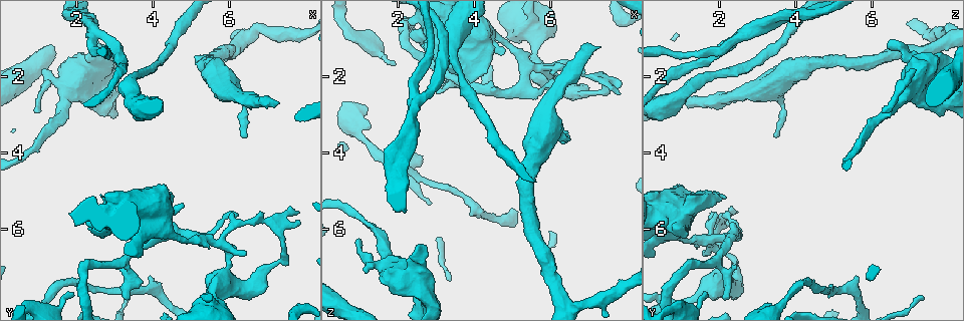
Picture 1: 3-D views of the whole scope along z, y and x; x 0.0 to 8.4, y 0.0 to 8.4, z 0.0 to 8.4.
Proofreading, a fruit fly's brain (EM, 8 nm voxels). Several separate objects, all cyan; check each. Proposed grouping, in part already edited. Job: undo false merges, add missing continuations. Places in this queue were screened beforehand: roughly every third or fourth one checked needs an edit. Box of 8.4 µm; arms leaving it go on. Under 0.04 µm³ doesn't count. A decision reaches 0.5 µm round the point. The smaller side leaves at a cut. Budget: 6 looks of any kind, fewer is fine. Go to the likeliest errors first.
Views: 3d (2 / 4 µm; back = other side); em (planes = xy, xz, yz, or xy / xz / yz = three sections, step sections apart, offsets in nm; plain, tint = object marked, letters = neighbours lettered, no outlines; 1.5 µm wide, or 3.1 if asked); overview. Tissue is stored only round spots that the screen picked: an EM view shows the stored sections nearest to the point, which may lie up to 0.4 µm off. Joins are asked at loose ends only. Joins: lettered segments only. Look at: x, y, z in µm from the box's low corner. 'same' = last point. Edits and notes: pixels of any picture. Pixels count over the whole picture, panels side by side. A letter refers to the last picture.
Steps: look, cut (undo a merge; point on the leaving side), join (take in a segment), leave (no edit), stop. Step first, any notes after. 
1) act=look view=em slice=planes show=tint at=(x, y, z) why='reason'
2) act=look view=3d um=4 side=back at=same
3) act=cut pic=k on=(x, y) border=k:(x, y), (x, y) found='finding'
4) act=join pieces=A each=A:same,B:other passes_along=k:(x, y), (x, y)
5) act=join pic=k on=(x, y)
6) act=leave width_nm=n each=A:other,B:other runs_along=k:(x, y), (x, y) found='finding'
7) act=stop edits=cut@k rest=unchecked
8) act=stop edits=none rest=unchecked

act=look view=em slice=xz step=4 show=tint at=(7.25, 2.65, 1.20) why='an open end'

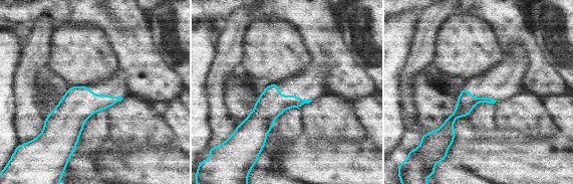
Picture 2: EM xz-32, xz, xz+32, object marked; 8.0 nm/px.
act=look view=em slice=xy step=8 show=letters at=same

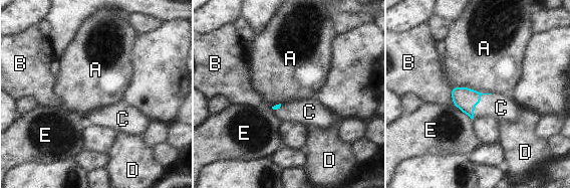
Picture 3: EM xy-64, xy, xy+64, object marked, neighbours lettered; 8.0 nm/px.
act=join pieces=C each=A:other,B:other,C:same,D:other,E:other passes_along=3:(465, 99), (480, 102), (501, 108) found='the cell continues'

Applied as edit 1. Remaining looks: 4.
act=look view=3d um=2 at=(5.35, 6.35, 1.65) why='thin neck'

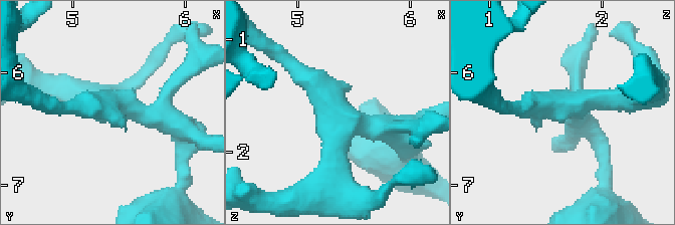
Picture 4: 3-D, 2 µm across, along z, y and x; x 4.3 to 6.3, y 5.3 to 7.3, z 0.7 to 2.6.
act=look view=em slice=planes show=letters at=(5.32, 6.32, 1.68) arms=4 why='now the EM'

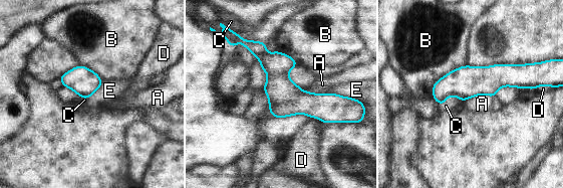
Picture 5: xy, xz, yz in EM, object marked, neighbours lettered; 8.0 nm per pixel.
act=leave each=A:other,B:other,C:other,D:other,E:other runs_along=5:(248, 45), (303, 103), (340, 105) found='one cell here'

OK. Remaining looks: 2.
act=look view=em slice=yz step=8 show=letters at=(7.30, 6.30, 2.00) why='closes a loop'

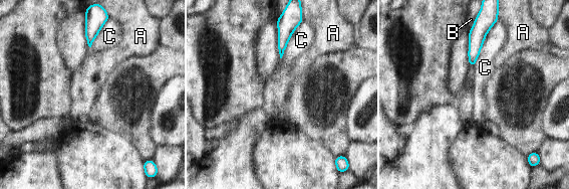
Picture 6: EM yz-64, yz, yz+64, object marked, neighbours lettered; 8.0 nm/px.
act=look view=em slice=planes show=letters at=same

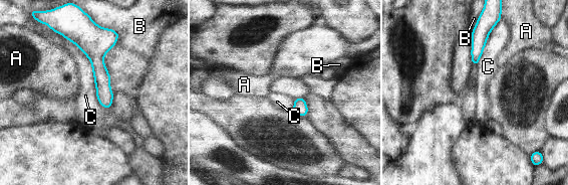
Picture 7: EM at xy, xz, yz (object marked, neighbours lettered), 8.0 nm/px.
act=leave longest_contact=C:550nm each=A:other,B:other,C:other found='continuous, no second cell'

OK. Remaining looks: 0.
act=stop edits=join@3 rest=unchecked

